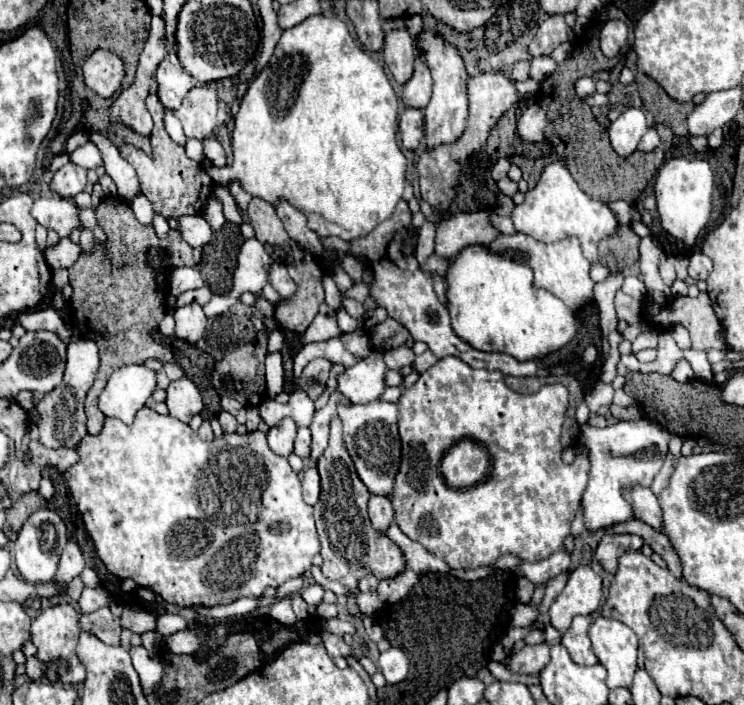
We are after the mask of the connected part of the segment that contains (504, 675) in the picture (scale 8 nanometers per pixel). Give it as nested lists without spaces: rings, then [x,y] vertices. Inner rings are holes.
[[[488,662],[490,674],[500,682],[524,682],[524,684],[536,684],[538,676],[516,676],[512,674],[502,662]]]

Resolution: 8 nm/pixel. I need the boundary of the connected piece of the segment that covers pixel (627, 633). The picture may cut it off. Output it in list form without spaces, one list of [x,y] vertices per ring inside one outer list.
[[[596,618],[588,632],[592,640],[592,650],[600,664],[608,670],[608,688],[630,688],[632,676],[636,672],[636,634],[618,620]]]

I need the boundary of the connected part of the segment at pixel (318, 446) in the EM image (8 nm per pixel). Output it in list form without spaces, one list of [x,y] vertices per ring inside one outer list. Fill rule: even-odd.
[[[336,390],[332,396],[330,396],[330,402],[316,412],[312,424],[310,424],[310,430],[312,430],[312,452],[310,452],[310,458],[312,460],[318,460],[322,456],[322,452],[326,450],[328,446],[328,430],[330,430],[330,418],[336,414],[336,406],[340,404],[348,404],[348,400],[344,400],[344,396],[340,396],[340,392]]]

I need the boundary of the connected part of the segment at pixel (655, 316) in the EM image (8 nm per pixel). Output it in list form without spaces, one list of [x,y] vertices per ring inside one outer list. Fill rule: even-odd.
[[[700,292],[696,298],[674,298],[668,304],[646,304],[644,316],[656,326],[668,330],[670,326],[682,324],[690,332],[690,340],[694,350],[710,350],[716,348],[720,352],[728,352],[728,346],[720,340],[718,330],[720,322],[712,310],[710,298],[706,292]]]

